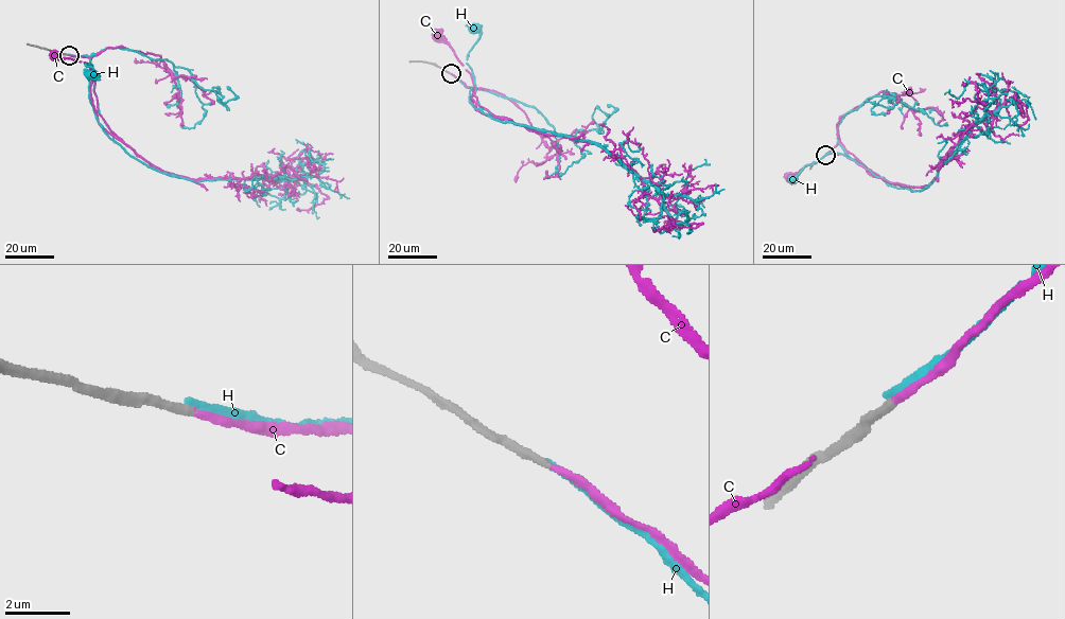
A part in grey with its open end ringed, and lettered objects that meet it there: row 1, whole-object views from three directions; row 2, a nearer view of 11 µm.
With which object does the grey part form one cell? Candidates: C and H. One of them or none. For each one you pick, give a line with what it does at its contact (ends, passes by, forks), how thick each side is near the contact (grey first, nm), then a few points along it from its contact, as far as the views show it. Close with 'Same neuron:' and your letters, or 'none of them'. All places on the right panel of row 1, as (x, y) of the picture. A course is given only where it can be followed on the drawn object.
C: it ends | 280/200 nm | via (825, 155), (839, 142), (882, 178), (843, 155), (831, 153), (789, 177)
Same neuron: C

